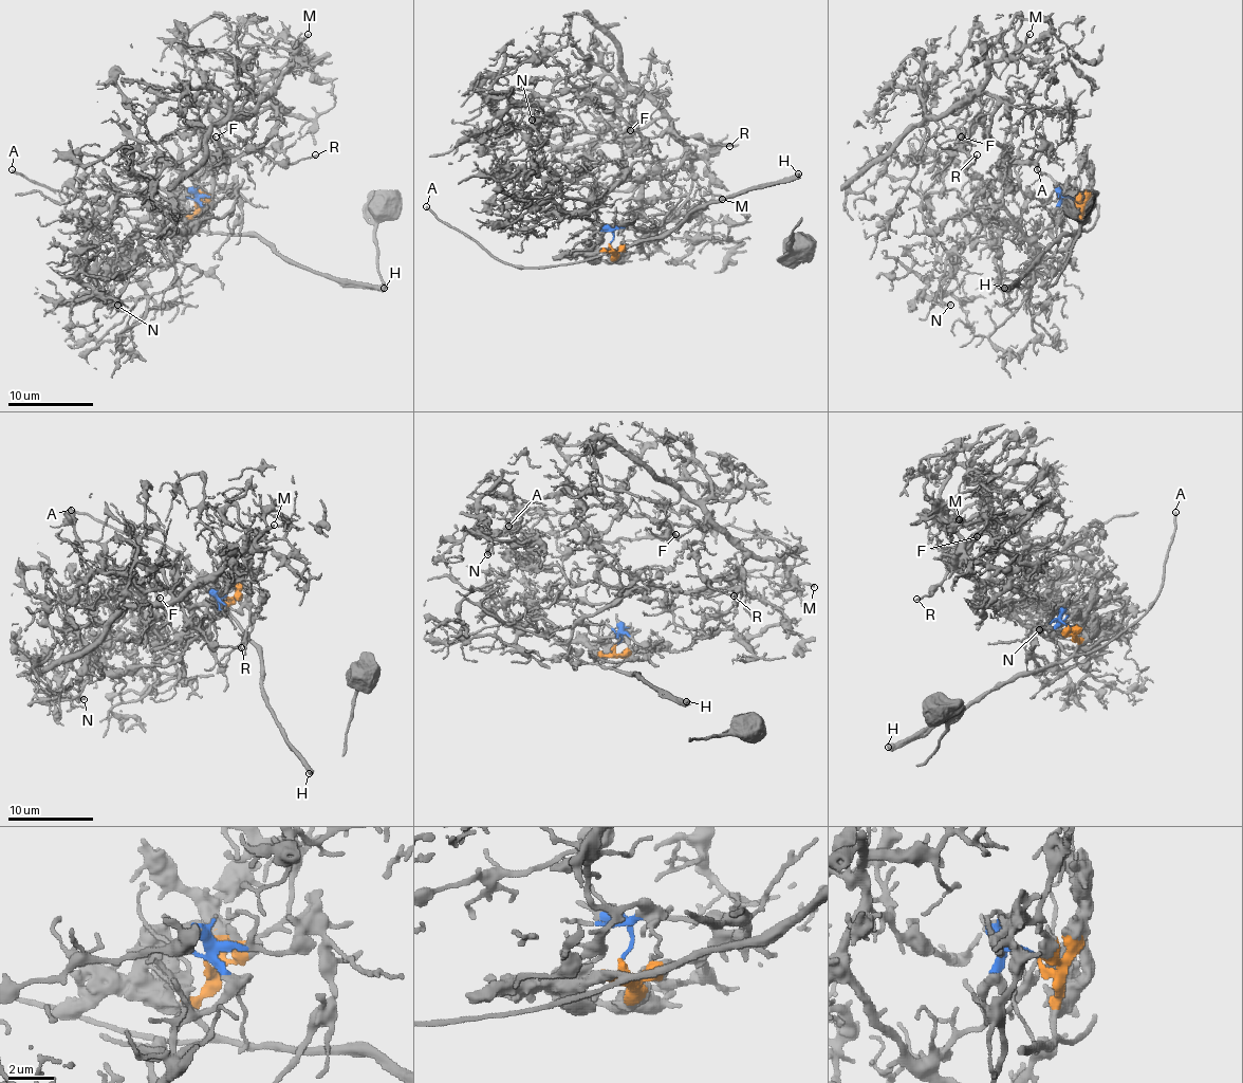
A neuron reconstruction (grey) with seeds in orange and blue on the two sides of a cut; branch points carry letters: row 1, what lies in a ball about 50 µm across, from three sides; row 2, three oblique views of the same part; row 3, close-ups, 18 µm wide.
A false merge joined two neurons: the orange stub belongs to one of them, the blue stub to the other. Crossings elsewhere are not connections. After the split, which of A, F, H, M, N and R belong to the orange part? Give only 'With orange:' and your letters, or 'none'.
With orange: A, H

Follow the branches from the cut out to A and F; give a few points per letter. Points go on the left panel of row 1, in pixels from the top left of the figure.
A: (195, 199), (192, 231), (175, 231), (52, 190), (12, 169)
F: (195, 199), (186, 237), (214, 176), (272, 133), (270, 94), (239, 148), (216, 138)

